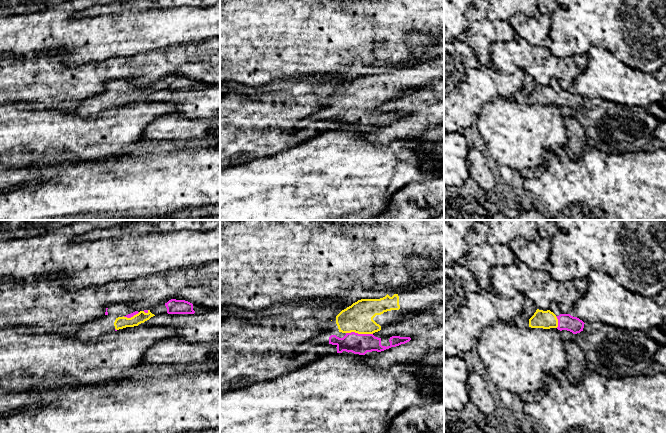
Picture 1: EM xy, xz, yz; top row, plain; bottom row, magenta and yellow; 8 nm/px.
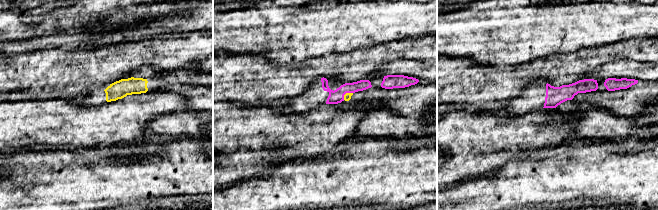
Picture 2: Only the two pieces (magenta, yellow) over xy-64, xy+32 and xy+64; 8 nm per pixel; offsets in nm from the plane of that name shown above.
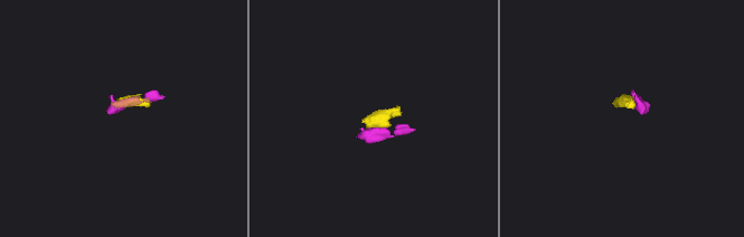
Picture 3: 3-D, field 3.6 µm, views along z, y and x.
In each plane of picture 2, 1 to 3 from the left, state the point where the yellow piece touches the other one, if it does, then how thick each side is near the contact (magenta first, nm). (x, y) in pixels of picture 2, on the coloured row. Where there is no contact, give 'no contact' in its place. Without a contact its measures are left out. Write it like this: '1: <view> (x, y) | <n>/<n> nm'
1: no contact
2: xy+32 (346, 92) | 110/60 nm
3: no contact

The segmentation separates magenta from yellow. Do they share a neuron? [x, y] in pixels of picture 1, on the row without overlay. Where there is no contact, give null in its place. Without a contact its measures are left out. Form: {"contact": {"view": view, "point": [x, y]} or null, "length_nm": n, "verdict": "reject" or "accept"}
{"contact": {"view": "xz", "point": [359, 110]}, "length_nm": 220, "verdict": "accept"}

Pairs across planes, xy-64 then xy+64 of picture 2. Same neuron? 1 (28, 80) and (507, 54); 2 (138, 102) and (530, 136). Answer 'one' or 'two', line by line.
1: two
2: one

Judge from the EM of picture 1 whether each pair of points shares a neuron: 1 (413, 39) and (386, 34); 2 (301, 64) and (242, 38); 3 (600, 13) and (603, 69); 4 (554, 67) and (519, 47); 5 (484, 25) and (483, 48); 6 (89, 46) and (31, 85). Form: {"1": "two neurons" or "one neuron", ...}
{"1": "two neurons", "2": "one neuron", "3": "two neurons", "4": "one neuron", "5": "one neuron", "6": "two neurons"}

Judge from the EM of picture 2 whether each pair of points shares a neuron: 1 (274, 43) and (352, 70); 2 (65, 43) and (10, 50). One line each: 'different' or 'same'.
1: different
2: same

